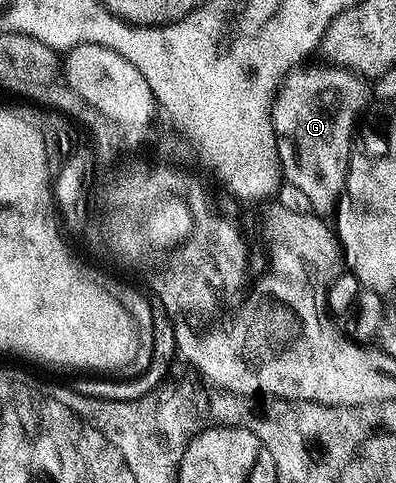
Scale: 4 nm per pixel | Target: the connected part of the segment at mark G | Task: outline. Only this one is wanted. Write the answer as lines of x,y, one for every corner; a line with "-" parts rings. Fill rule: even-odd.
304,65
291,71
280,84
276,93
276,104
272,106
272,128
276,130
276,148
280,158
283,182
302,189
310,201
311,214
321,217
335,216
345,194
344,186
348,180
348,162
352,160
352,130
356,118
364,111
370,100
370,87
361,76
340,67
323,65
310,67

